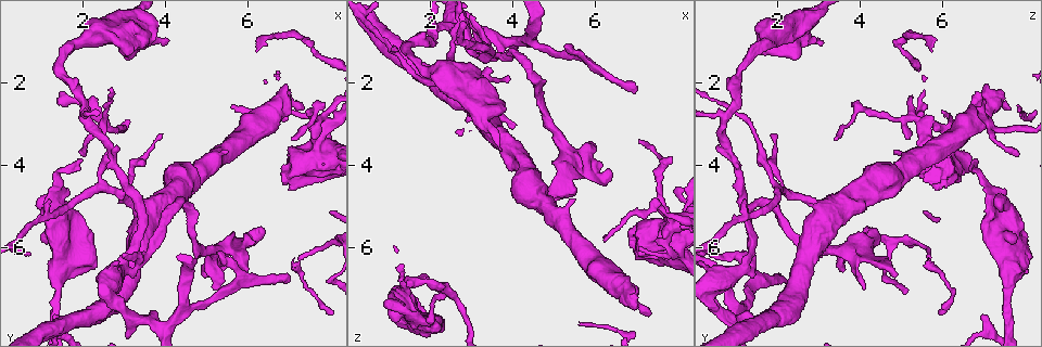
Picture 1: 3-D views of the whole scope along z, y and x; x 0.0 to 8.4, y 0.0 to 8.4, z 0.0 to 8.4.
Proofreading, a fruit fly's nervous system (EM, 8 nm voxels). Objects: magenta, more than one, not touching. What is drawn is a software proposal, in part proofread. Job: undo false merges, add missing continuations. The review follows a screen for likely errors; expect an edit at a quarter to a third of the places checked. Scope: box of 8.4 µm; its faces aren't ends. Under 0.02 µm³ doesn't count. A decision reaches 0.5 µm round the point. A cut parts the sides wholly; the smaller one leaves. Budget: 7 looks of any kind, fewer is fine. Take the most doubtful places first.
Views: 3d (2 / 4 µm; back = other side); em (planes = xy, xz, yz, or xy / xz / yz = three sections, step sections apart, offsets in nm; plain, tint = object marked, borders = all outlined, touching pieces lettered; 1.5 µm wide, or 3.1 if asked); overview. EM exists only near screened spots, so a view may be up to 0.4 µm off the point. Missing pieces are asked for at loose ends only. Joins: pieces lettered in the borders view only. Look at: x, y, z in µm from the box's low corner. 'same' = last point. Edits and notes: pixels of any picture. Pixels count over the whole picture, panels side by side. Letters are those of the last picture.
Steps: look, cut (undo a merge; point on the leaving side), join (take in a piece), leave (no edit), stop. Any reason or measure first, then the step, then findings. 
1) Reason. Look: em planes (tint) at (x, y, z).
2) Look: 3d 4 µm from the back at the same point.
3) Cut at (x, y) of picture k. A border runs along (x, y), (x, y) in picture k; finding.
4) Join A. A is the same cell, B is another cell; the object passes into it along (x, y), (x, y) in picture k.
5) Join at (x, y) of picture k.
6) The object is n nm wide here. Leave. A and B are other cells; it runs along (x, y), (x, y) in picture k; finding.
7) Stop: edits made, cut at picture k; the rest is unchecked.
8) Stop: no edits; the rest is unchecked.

Thick turns thin. Look: em planes (tint) at (1.35, 5.00, 7.35).

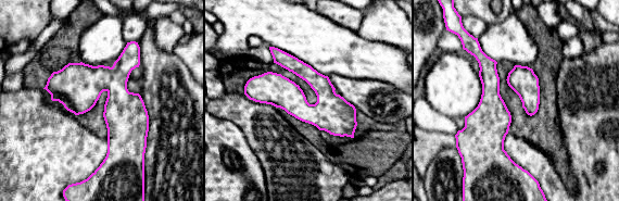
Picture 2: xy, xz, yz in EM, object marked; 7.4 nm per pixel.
What lies round it. Look: em planes (borders) at the same point.

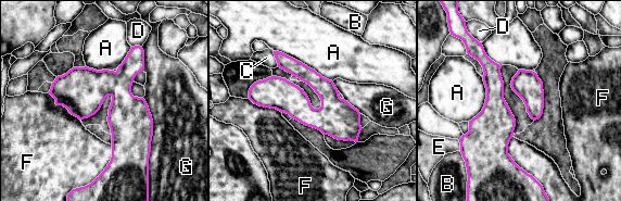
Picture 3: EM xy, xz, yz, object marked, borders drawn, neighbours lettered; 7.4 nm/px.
The longest contact is with G, 500 nm. Leave. A, B, C, D, E, F and G are other cells; it runs along (479, 47), (494, 150), (514, 170) in picture 3; all the same neuron.

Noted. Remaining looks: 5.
Free end. Look: 3d 4 µm at (6.40, 5.55, 4.20).

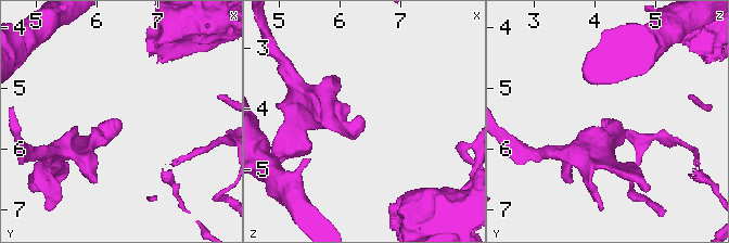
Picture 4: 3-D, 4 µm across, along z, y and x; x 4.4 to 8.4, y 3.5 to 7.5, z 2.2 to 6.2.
Shape alone is not enough. Look: em yz step 4 (borders) at (6.40, 5.60, 4.20).

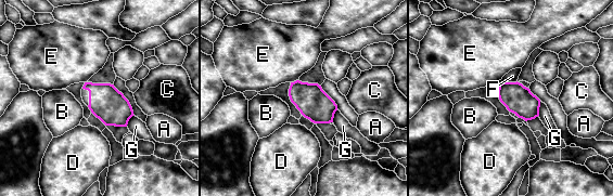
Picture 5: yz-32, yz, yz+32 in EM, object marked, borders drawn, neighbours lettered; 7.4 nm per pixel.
The object is 220 nm wide here. Leave. A, B, C, D, E, F and G are other cells; no lettered piece goes on from it.

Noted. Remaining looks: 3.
An open end. Look: 3d 4 µm at (7.05, 3.40, 3.40).

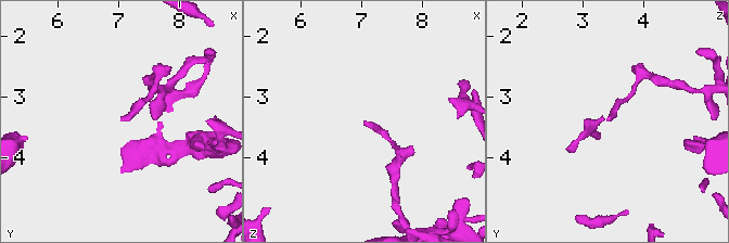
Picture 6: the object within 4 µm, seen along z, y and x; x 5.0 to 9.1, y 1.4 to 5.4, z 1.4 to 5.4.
Look: em planes (borders) at (7.00, 3.35, 3.40).

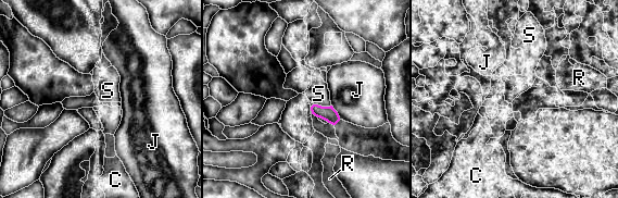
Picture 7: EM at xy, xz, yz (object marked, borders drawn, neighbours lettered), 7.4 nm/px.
Leave. C, J, R and S are other cells; a border runs along (314, 103), (330, 106) in picture 7; none of them fits.

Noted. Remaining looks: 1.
Stop: no edits; the rest is unchecked.

